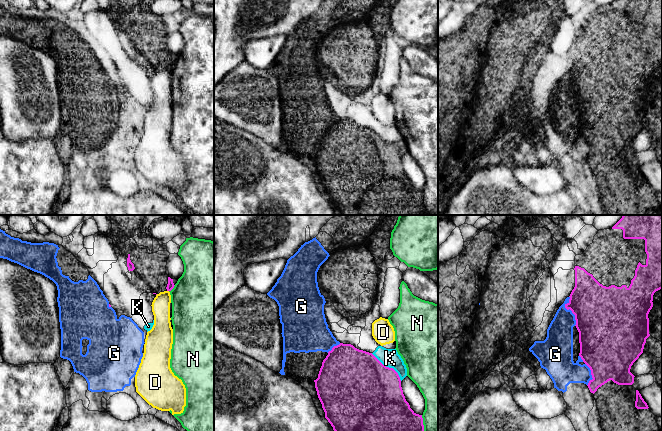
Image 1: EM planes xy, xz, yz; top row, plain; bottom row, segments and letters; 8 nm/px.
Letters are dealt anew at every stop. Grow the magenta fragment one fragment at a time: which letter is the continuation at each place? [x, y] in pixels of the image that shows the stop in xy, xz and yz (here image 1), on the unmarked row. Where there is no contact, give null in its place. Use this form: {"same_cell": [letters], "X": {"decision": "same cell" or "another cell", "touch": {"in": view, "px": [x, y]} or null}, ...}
{"same_cell": [], "D": {"decision": "another cell", "touch": null}, "G": {"decision": "another cell", "touch": {"in": "yz", "px": [570, 85]}}, "K": {"decision": "another cell", "touch": {"in": "xz", "px": [388, 143]}}, "N": {"decision": "another cell", "touch": {"in": "xy", "px": [172, 64]}}}

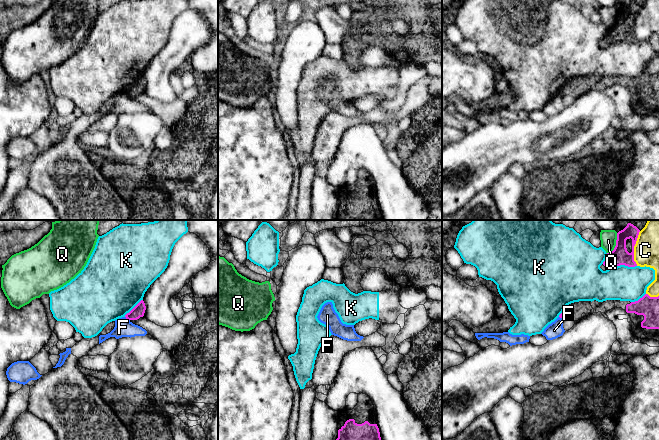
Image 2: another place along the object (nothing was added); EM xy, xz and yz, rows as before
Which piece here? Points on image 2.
{"same_cell": [], "C": {"decision": "another cell", "touch": {"in": "yz", "px": [633, 24]}}, "F": {"decision": "another cell", "touch": {"in": "xy", "px": [127, 94]}}, "K": {"decision": "another cell", "touch": {"in": "yz", "px": [622, 40]}}, "Q": {"decision": "another cell", "touch": {"in": "yz", "px": [616, 20]}}}

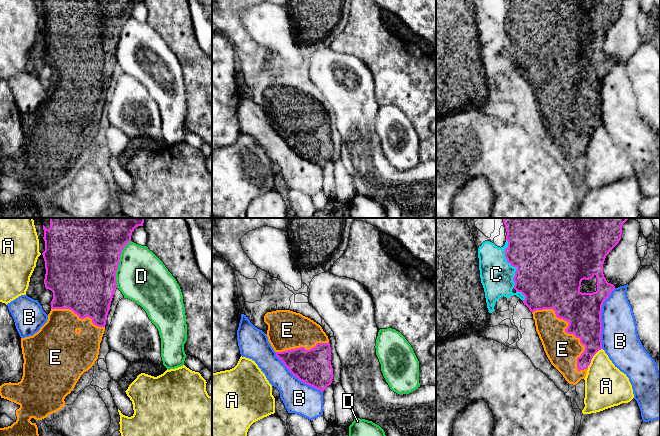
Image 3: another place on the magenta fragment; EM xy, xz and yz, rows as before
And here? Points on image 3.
{"same_cell": ["E"], "A": {"decision": "another cell", "touch": {"in": "yz", "px": [592, 133]}}, "B": {"decision": "another cell", "touch": {"in": "yz", "px": [600, 94]}}, "C": {"decision": "another cell", "touch": {"in": "yz", "px": [510, 39]}}, "D": {"decision": "another cell", "touch": {"in": "xy", "px": [118, 40]}}, "E": {"decision": "same cell", "touch": {"in": "yz", "px": [568, 109]}}}

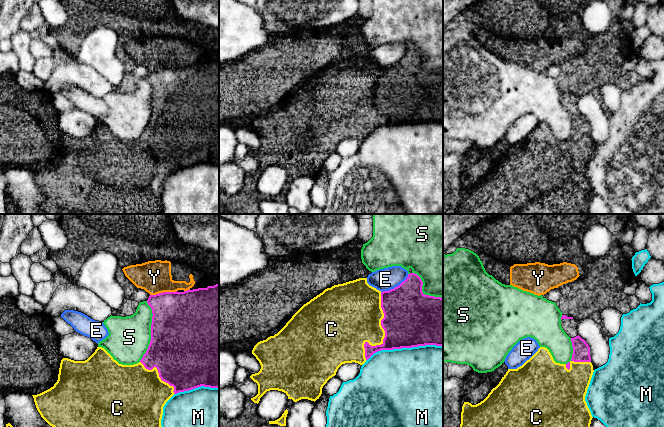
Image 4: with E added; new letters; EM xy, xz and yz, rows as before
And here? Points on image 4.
{"same_cell": ["C"], "C": {"decision": "same cell", "touch": {"in": "xz", "px": [385, 110]}}, "E": {"decision": "another cell", "touch": {"in": "xz", "px": [395, 63]}}, "M": {"decision": "another cell", "touch": {"in": "xz", "px": [404, 123]}}, "S": {"decision": "another cell", "touch": {"in": "xy", "px": [151, 107]}}, "Y": {"decision": "another cell", "touch": {"in": "xy", "px": [163, 68]}}}

